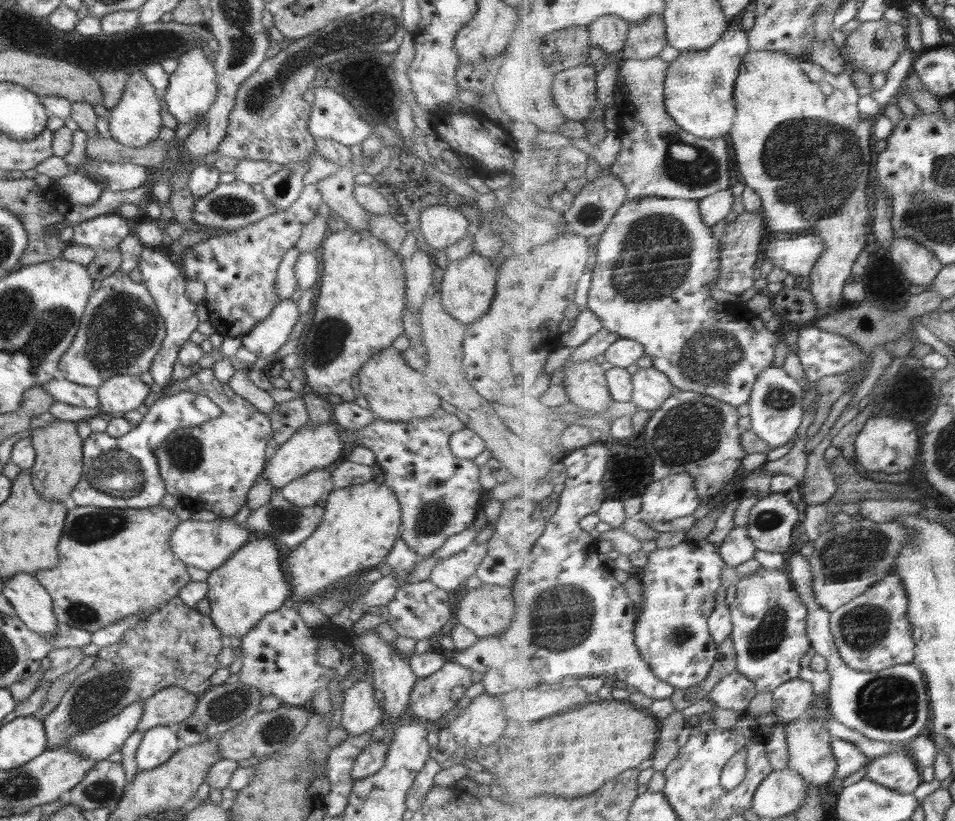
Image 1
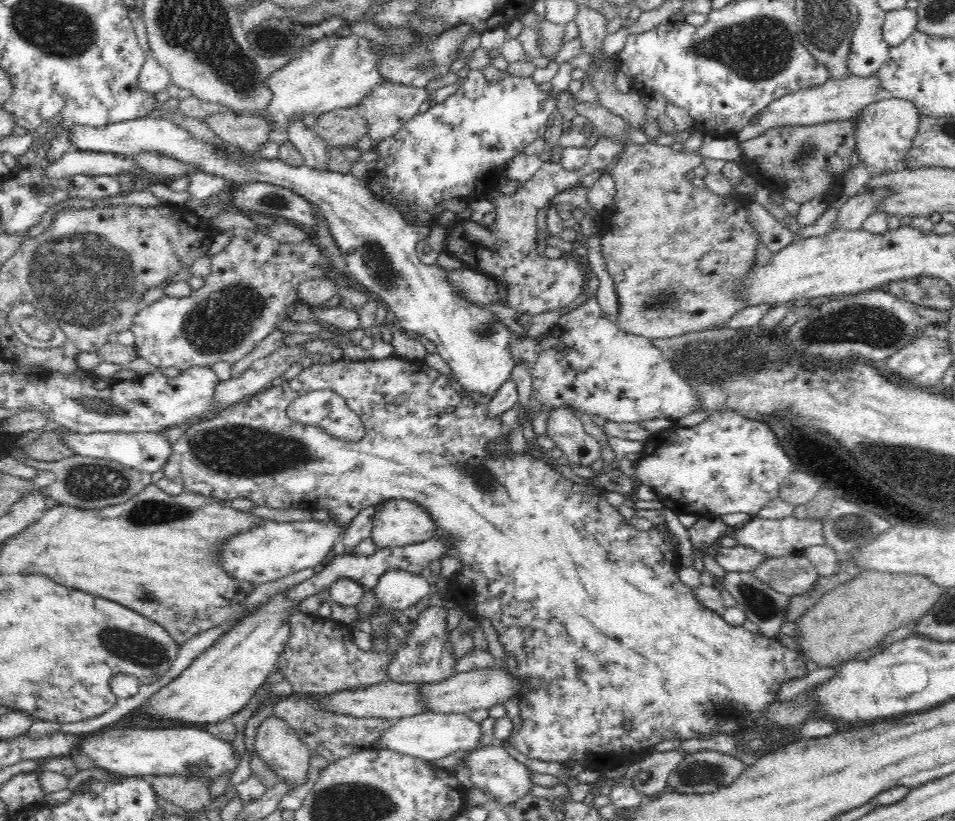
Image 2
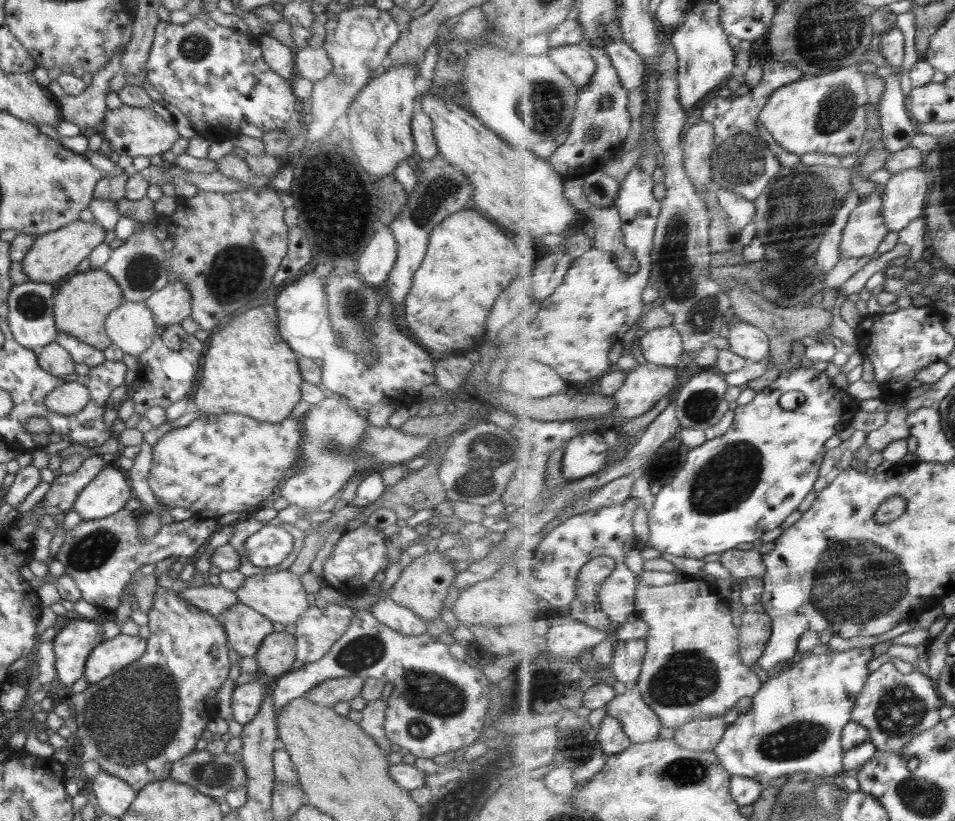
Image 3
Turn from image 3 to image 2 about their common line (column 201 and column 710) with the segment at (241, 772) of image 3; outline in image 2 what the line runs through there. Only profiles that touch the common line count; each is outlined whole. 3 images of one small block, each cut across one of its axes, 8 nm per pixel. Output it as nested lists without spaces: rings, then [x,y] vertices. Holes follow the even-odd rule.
[[[698,751],[686,755],[669,774],[667,786],[678,793],[707,793],[729,785],[747,767],[733,755]]]

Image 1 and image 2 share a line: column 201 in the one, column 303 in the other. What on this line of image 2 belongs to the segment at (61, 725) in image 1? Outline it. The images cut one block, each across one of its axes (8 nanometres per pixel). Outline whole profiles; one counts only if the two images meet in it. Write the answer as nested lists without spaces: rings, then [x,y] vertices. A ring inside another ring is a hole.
[[[296,610],[291,612],[288,622],[289,637],[285,649],[278,657],[275,670],[282,671],[294,694],[323,696],[388,681],[389,665],[393,662],[394,652],[400,648],[400,641],[395,635],[388,636],[388,649],[378,653],[358,647],[352,638],[353,628],[332,618],[308,615]]]

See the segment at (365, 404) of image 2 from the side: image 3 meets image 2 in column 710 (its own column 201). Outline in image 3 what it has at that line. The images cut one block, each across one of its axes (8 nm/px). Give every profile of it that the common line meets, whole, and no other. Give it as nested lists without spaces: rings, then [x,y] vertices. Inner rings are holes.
[[[158,583],[147,616],[150,631],[145,633],[150,636],[146,637],[144,654],[100,683],[89,684],[83,692],[74,693],[70,703],[77,724],[74,733],[80,744],[77,762],[94,760],[101,770],[125,780],[135,791],[148,783],[168,779],[172,763],[195,751],[206,724],[219,716],[216,694],[229,678],[231,667],[229,640],[220,619],[186,602],[175,590],[162,588]]]

